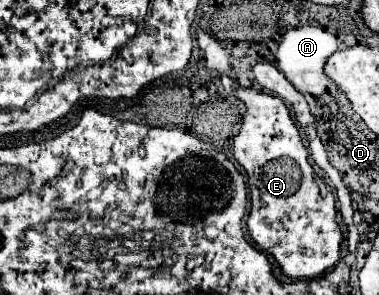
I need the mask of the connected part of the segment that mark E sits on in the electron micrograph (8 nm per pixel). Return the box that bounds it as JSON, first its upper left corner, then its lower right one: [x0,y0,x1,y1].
[197,29,341,279]

